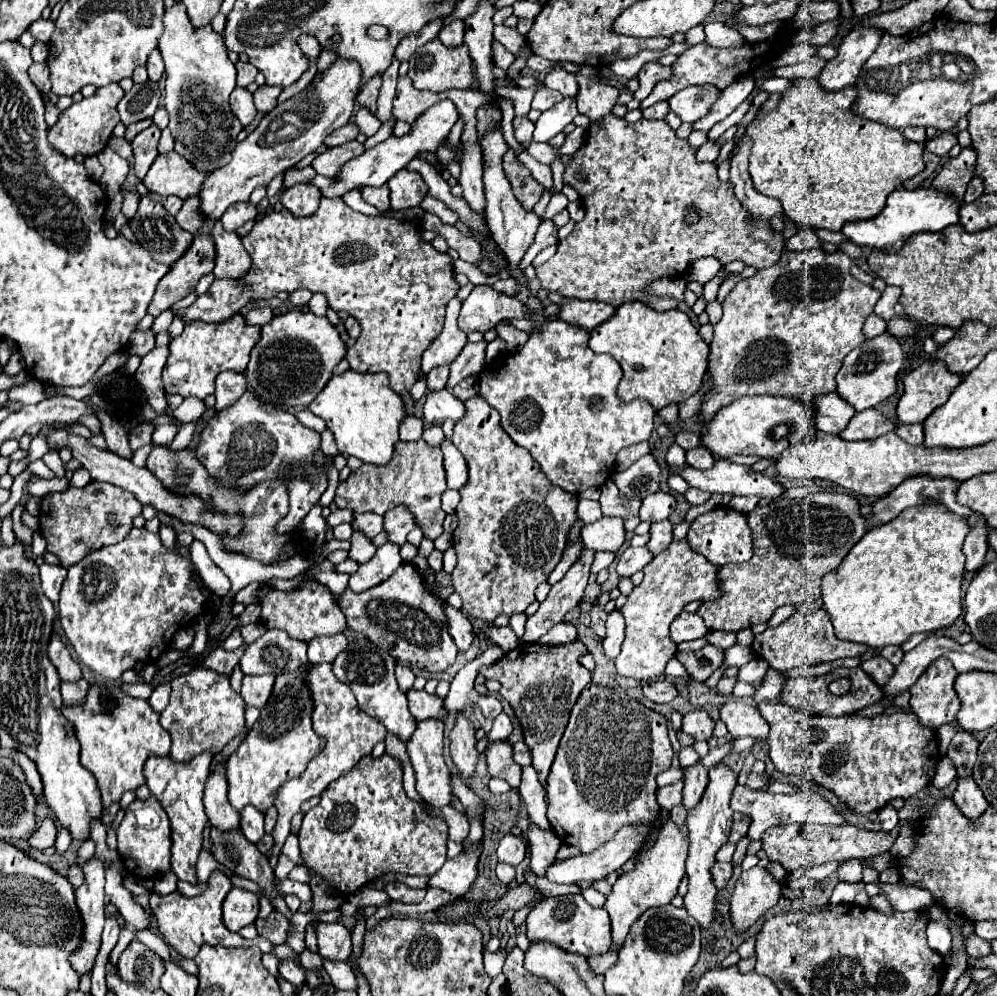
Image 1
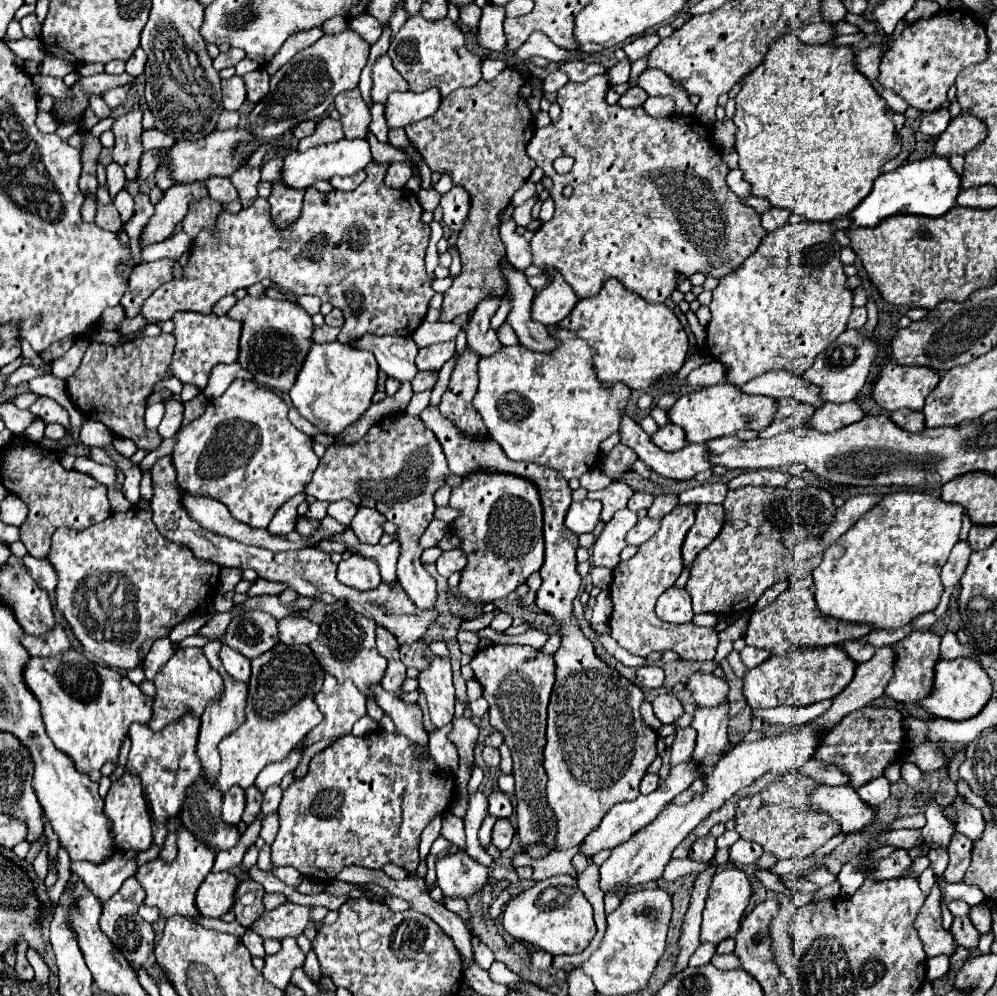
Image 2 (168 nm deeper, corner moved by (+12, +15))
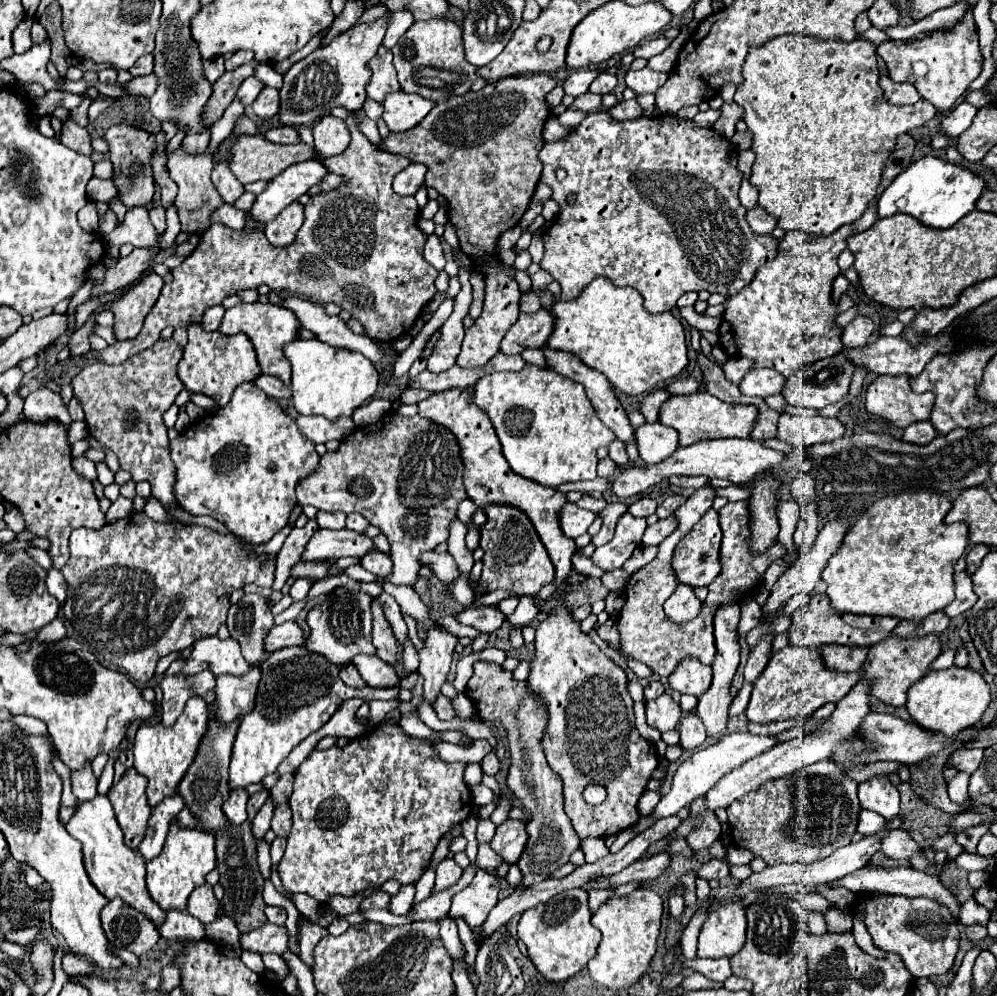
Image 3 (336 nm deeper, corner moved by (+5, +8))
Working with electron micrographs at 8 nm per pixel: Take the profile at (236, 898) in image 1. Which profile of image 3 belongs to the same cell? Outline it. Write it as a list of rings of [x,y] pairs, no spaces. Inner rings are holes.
[[[204,883],[204,885],[196,887],[196,891],[192,891],[192,895],[188,899],[186,913],[196,917],[200,923],[208,925],[208,923],[212,923],[216,919],[216,911],[218,911],[218,903],[214,899],[212,885]]]

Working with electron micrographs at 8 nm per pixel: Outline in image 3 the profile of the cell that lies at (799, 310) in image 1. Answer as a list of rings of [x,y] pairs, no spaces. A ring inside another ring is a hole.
[[[872,201],[866,213],[858,221],[844,225],[842,229],[838,229],[836,233],[828,237],[808,235],[804,231],[788,231],[780,239],[778,255],[758,269],[756,277],[752,279],[748,287],[744,287],[740,293],[726,299],[724,321],[718,329],[722,351],[728,357],[750,357],[754,359],[754,367],[770,367],[770,369],[776,369],[784,377],[794,375],[806,363],[816,363],[824,357],[832,357],[840,353],[844,349],[842,329],[832,325],[836,319],[836,305],[832,303],[832,281],[840,273],[836,259],[846,249],[846,237],[872,227],[876,219],[878,219],[876,201]]]

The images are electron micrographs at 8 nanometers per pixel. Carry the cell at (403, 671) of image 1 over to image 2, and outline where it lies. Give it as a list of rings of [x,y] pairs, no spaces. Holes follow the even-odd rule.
[[[377,628],[377,650],[387,660],[399,660],[399,644],[395,636],[385,628]]]

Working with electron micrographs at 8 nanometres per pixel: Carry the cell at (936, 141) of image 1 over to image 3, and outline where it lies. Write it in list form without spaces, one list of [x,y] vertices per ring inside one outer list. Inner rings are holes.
[[[960,103],[958,107],[954,107],[946,117],[944,117],[944,121],[942,121],[942,131],[948,135],[948,137],[958,137],[960,133],[964,133],[968,127],[970,127],[970,123],[974,121],[974,117],[976,117],[976,113],[978,113],[978,107],[974,107],[974,105],[970,105],[970,103]]]

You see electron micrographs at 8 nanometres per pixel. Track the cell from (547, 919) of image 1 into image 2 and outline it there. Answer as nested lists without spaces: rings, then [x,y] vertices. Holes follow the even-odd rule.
[[[553,876],[535,882],[533,888],[511,898],[503,912],[503,926],[513,938],[527,940],[553,956],[583,952],[597,932],[593,906],[587,902],[573,876]]]

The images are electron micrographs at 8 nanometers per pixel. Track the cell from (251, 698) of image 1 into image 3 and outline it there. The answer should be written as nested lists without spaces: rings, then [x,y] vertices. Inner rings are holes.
[[[218,635],[200,637],[194,643],[180,675],[196,675],[202,671],[202,667],[208,667],[214,677],[224,673],[244,675],[250,669],[250,665],[242,657],[240,645],[234,639],[220,639]]]

